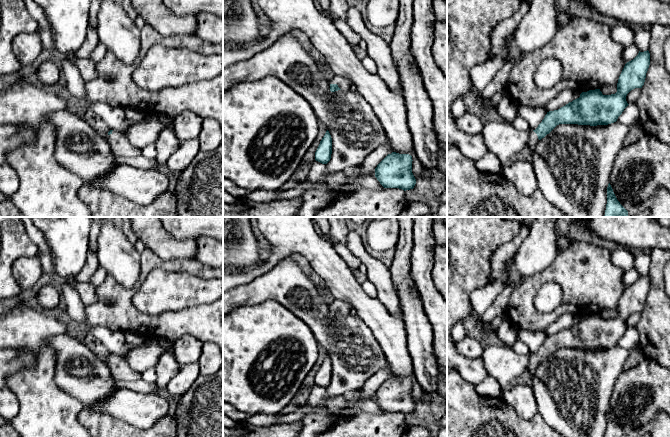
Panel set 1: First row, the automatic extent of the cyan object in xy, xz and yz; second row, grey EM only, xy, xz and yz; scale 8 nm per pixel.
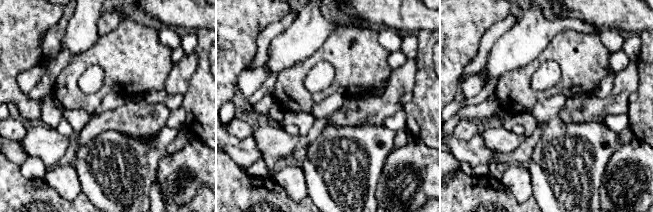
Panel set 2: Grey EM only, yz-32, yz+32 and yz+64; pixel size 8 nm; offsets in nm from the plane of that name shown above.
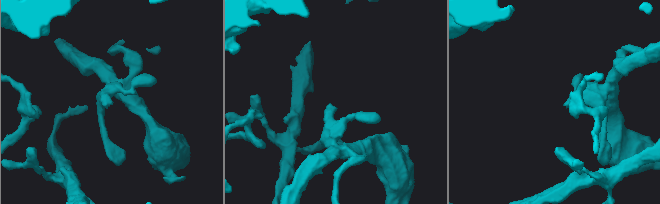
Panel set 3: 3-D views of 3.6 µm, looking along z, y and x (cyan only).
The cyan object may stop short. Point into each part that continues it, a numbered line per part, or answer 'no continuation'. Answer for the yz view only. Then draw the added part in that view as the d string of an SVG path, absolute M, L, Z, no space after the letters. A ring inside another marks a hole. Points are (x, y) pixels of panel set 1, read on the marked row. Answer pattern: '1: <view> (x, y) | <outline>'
1: yz (533, 139) | M532 130L530 133L529 133L529 138L528 138L528 147L529 147L529 150L531 153L534 152L534 149L535 149L535 146L536 144L539 142L539 139L538 139L538 136L537 134Z

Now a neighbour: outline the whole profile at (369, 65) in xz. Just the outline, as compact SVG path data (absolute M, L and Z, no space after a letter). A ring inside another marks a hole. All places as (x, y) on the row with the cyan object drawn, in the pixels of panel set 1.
M366 57L362 60L364 68L371 74L377 74L377 66L376 63L371 60L369 57Z

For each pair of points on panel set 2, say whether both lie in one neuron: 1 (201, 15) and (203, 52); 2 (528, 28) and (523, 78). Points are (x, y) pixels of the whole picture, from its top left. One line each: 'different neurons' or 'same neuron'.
1: different neurons
2: different neurons

